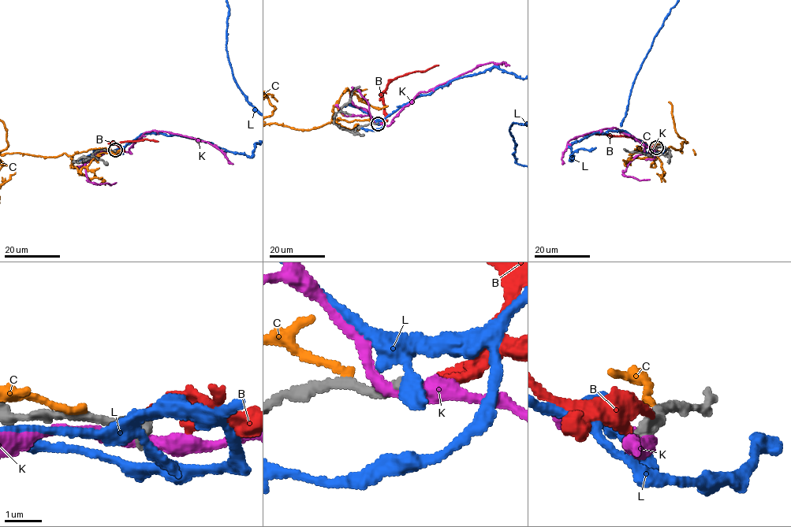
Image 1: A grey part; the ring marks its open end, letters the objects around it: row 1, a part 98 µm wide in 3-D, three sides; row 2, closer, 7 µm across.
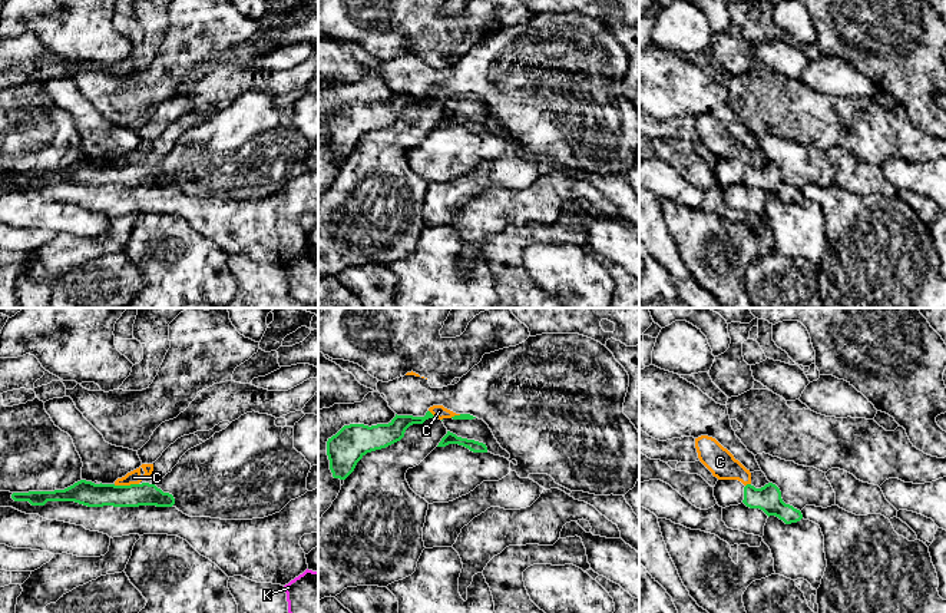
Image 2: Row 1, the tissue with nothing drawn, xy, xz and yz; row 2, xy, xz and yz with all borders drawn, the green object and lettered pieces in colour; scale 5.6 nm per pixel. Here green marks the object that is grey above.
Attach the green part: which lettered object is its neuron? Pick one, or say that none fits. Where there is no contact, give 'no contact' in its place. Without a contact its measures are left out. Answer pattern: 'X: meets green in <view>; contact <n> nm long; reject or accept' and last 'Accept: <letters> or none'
B: no contact; accept
C: meets green in xy; contact 140 nm long; reject
K: no contact; reject
L: no contact; reject
Accept: B

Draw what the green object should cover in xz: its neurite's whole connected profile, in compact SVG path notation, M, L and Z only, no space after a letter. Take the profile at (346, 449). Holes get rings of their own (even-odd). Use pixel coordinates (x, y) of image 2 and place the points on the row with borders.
M430 411L424 417L396 414L388 424L371 427L364 424L344 425L327 441L327 455L333 477L345 480L367 453L400 441L410 425L423 424L429 418L436 417Z

